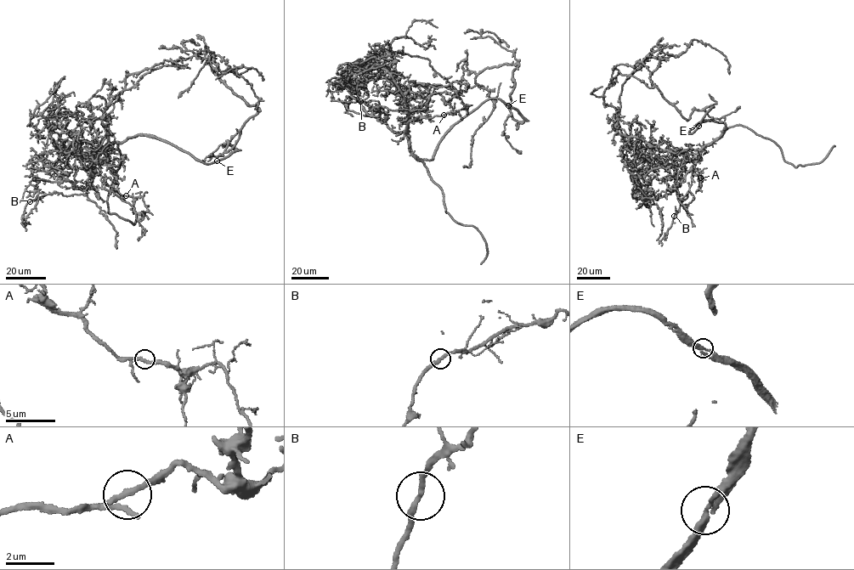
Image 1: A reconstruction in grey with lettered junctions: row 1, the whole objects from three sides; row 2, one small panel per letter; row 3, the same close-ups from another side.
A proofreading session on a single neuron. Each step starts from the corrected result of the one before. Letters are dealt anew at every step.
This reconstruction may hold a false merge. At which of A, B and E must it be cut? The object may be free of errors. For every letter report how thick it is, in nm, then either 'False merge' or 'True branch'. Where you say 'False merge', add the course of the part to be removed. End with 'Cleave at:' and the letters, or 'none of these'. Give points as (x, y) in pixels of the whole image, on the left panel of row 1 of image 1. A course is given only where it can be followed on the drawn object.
A: Thickness 220 nm. True branch
B: Thickness 220 nm. True branch
E: Thickness 220 nm. True branch
Cleave at: none of these

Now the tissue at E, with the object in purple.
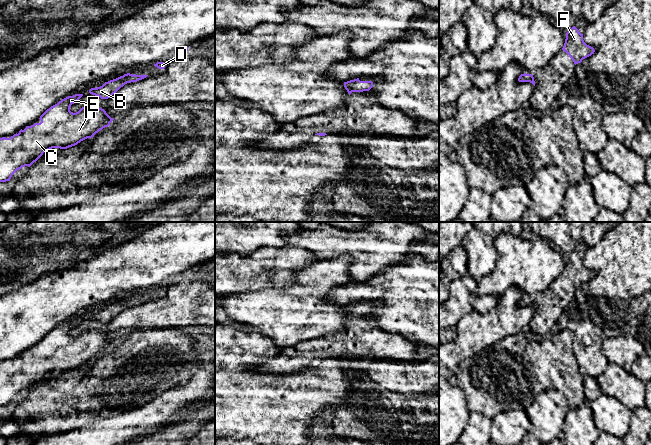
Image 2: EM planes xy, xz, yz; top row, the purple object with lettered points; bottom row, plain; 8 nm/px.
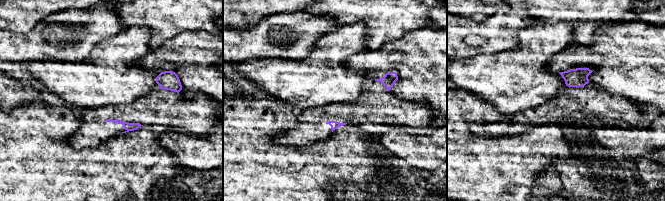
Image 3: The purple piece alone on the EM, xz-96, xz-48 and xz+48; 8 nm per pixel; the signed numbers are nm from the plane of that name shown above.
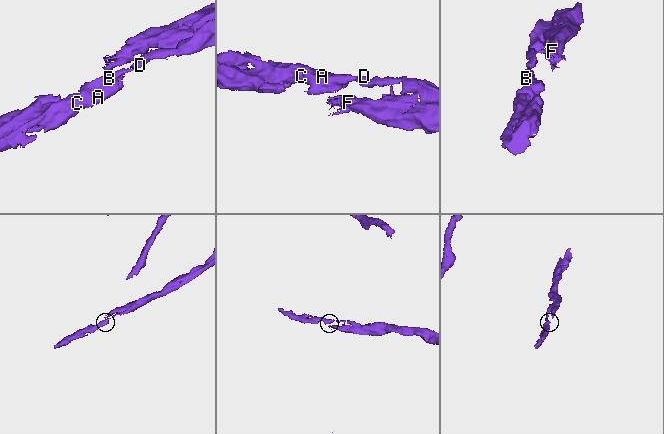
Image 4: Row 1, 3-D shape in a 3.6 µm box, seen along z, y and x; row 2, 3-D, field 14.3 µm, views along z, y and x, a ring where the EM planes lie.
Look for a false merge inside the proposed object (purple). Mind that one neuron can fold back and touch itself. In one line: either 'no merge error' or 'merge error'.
no merge error

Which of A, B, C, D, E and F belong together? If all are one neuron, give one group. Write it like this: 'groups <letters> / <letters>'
groups A B C D E F

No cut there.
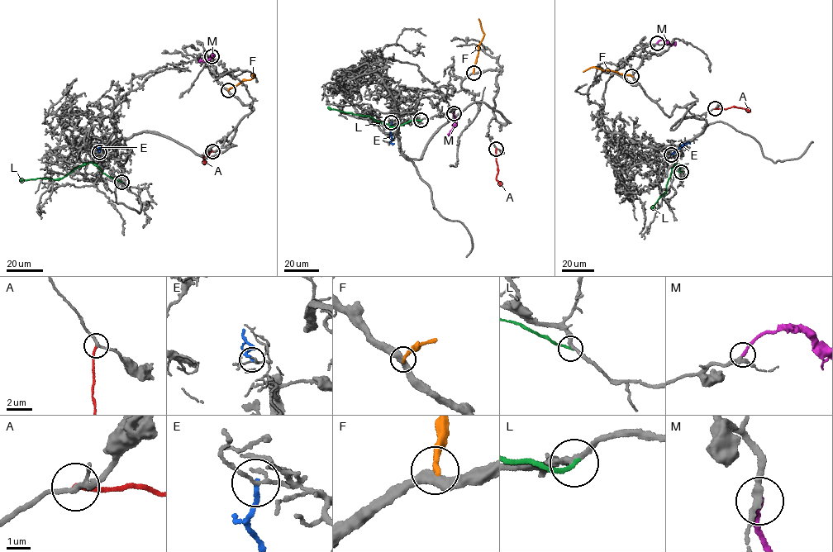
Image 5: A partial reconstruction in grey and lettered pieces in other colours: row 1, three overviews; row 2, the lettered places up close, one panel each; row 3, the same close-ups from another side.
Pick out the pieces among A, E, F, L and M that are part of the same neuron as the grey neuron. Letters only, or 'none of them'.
M

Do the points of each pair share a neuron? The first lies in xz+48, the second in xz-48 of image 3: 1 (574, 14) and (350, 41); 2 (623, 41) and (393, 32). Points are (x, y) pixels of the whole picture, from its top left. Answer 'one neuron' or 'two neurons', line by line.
1: two neurons
2: two neurons

